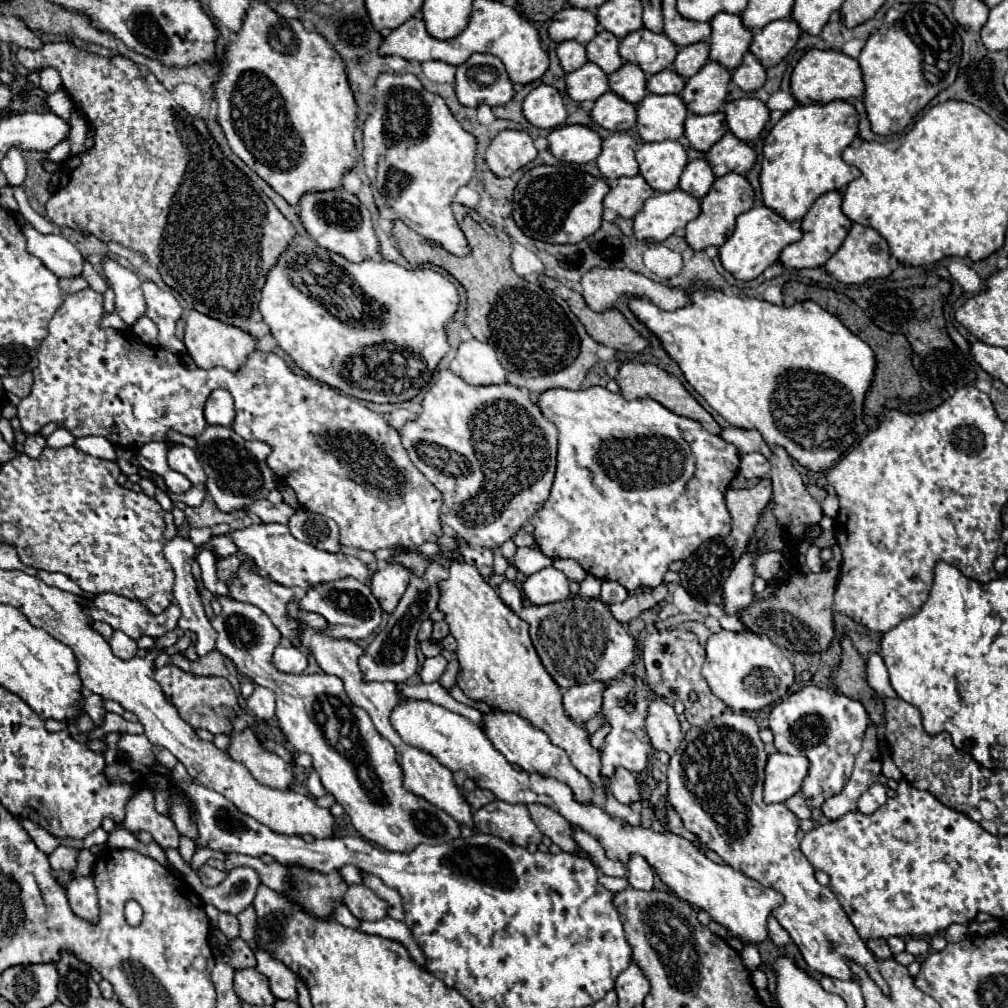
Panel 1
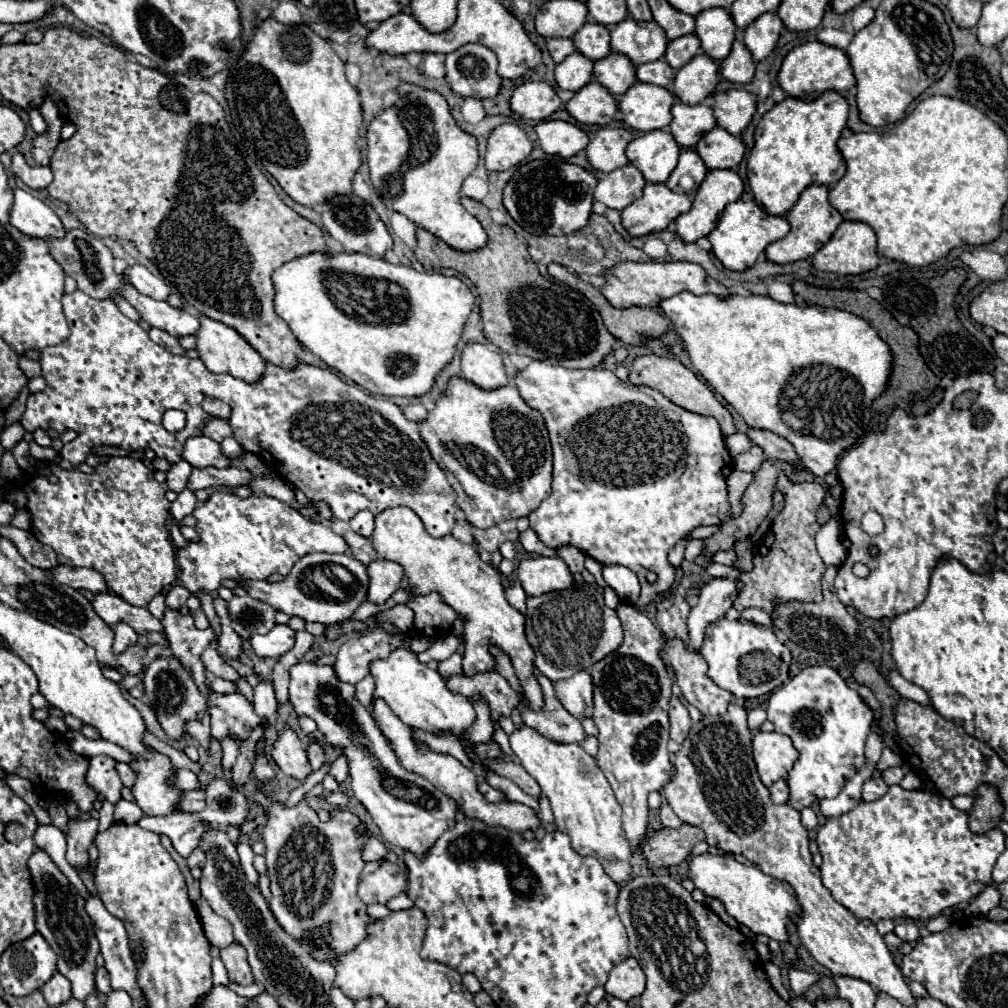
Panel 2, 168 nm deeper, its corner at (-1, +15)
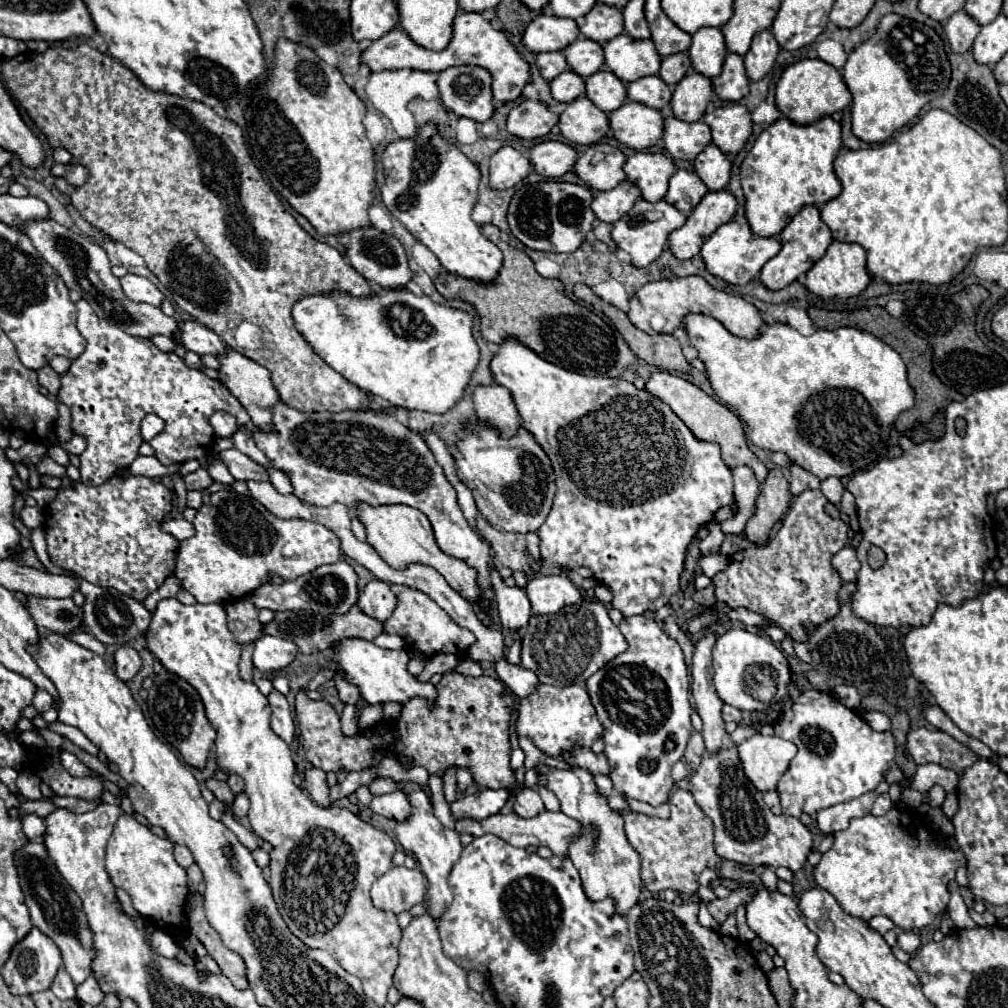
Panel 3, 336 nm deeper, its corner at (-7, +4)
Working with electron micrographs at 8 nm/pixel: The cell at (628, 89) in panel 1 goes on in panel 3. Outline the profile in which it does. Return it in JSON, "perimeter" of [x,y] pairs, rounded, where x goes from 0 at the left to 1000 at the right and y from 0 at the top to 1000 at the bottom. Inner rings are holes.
{"perimeter":[[[592,70],[580,78],[580,96],[586,98],[596,110],[606,112],[622,98],[622,86],[606,70]]]}

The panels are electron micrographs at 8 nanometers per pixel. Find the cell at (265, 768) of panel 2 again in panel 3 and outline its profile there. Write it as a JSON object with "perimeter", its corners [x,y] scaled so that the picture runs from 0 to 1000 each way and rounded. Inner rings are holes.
{"perimeter":[[[170,592],[158,596],[150,610],[152,614],[144,630],[146,644],[160,656],[166,666],[189,678],[199,689],[205,713],[215,725],[213,749],[217,763],[241,771],[243,787],[249,795],[249,822],[253,828],[271,838],[267,878],[271,882],[271,892],[279,910],[293,930],[297,930],[305,939],[326,943],[344,965],[350,965],[360,973],[360,983],[364,989],[376,997],[382,997],[384,983],[390,977],[392,959],[396,957],[394,939],[398,934],[398,920],[390,904],[374,902],[368,896],[366,884],[370,874],[390,860],[388,852],[394,844],[390,832],[342,801],[316,801],[299,781],[291,777],[293,757],[289,743],[267,721],[269,701],[265,691],[255,684],[251,676],[241,676],[237,672],[239,640],[225,622],[225,610],[219,598],[182,600],[176,592]]]}

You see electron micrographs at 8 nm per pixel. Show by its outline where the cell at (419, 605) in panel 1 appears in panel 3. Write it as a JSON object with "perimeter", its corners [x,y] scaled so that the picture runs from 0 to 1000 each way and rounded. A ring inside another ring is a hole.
{"perimeter":[[[332,672],[332,680],[334,680],[334,686],[336,686],[336,693],[342,697],[342,699],[352,699],[354,693],[358,691],[356,689],[356,684],[348,678],[344,678],[342,674],[338,672]]]}

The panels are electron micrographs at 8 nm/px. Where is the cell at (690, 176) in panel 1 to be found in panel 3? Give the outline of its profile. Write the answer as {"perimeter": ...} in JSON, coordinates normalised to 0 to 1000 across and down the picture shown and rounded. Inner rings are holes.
{"perimeter":[[[674,168],[664,178],[664,188],[662,188],[662,193],[658,197],[662,201],[666,201],[668,205],[672,205],[674,209],[678,209],[680,213],[684,213],[701,189],[703,188],[699,186],[699,182],[688,170]]]}

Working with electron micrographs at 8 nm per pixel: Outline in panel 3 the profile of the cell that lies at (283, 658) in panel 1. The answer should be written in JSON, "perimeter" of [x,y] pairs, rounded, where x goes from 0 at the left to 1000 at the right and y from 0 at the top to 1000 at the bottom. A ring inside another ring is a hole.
{"perimeter":[[[259,632],[253,638],[251,660],[257,666],[279,666],[295,650],[293,638],[281,632]]]}

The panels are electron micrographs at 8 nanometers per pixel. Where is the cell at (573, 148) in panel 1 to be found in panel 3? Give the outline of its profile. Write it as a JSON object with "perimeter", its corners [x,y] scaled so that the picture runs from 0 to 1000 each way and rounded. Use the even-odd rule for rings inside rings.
{"perimeter":[[[541,140],[541,142],[533,142],[531,146],[527,146],[525,160],[527,160],[531,172],[551,178],[568,168],[568,164],[572,160],[572,152],[563,142]]]}

